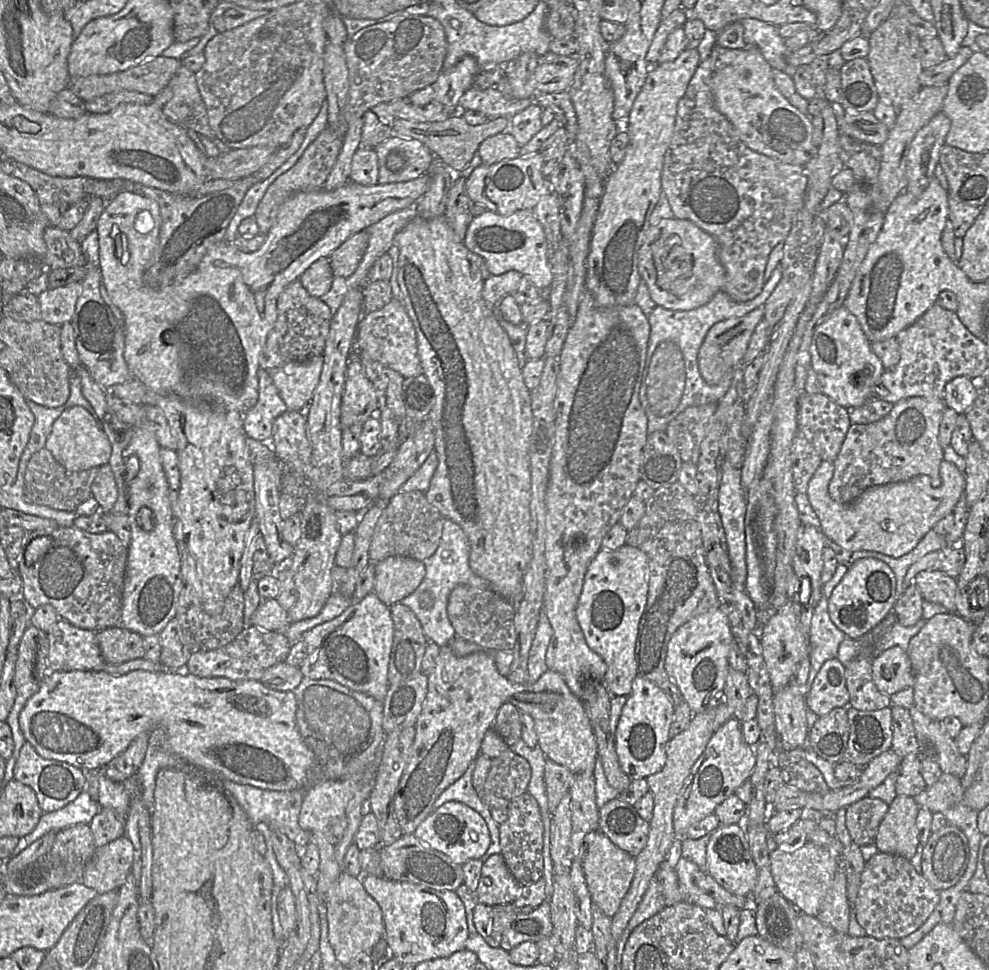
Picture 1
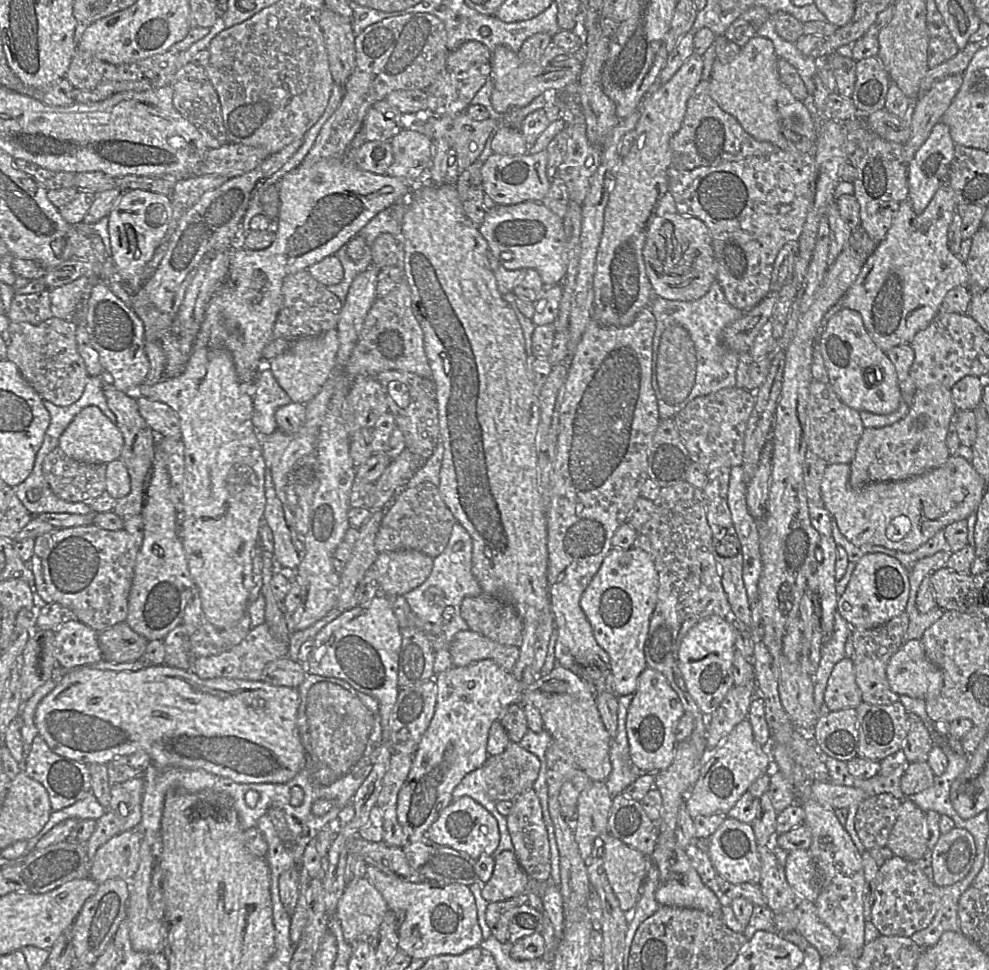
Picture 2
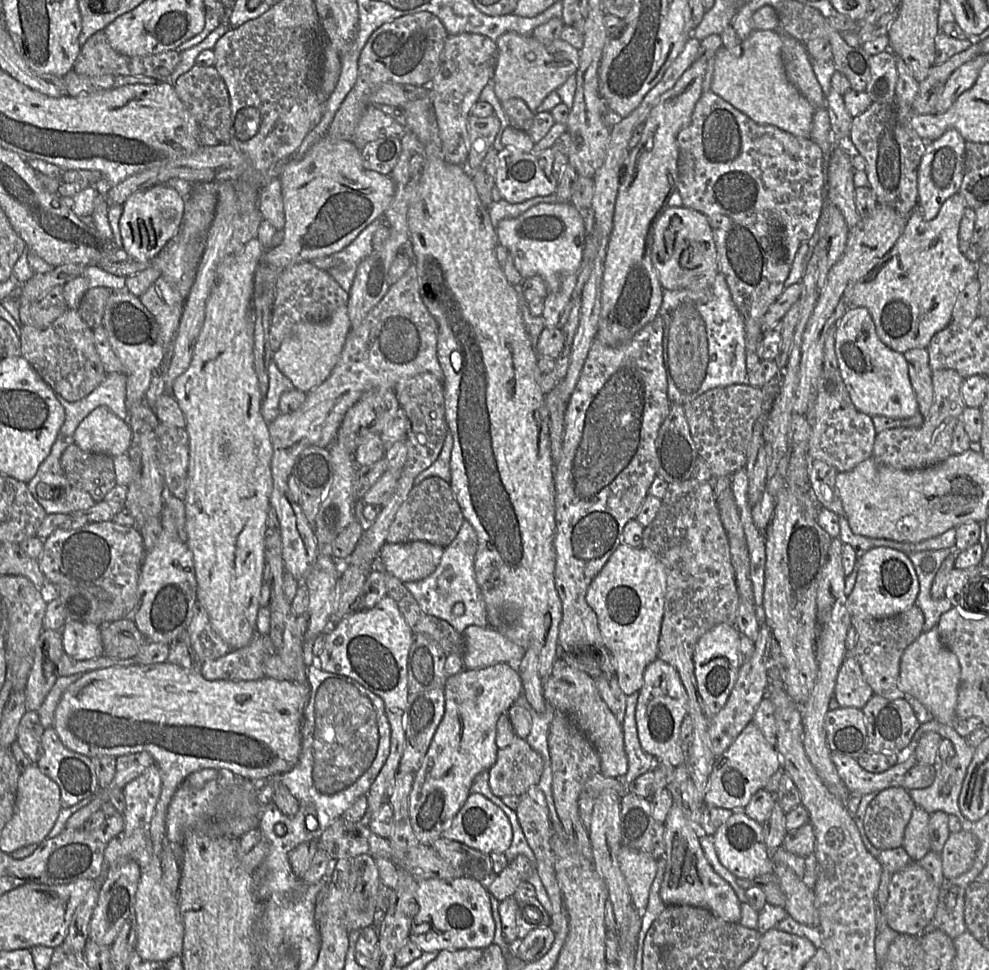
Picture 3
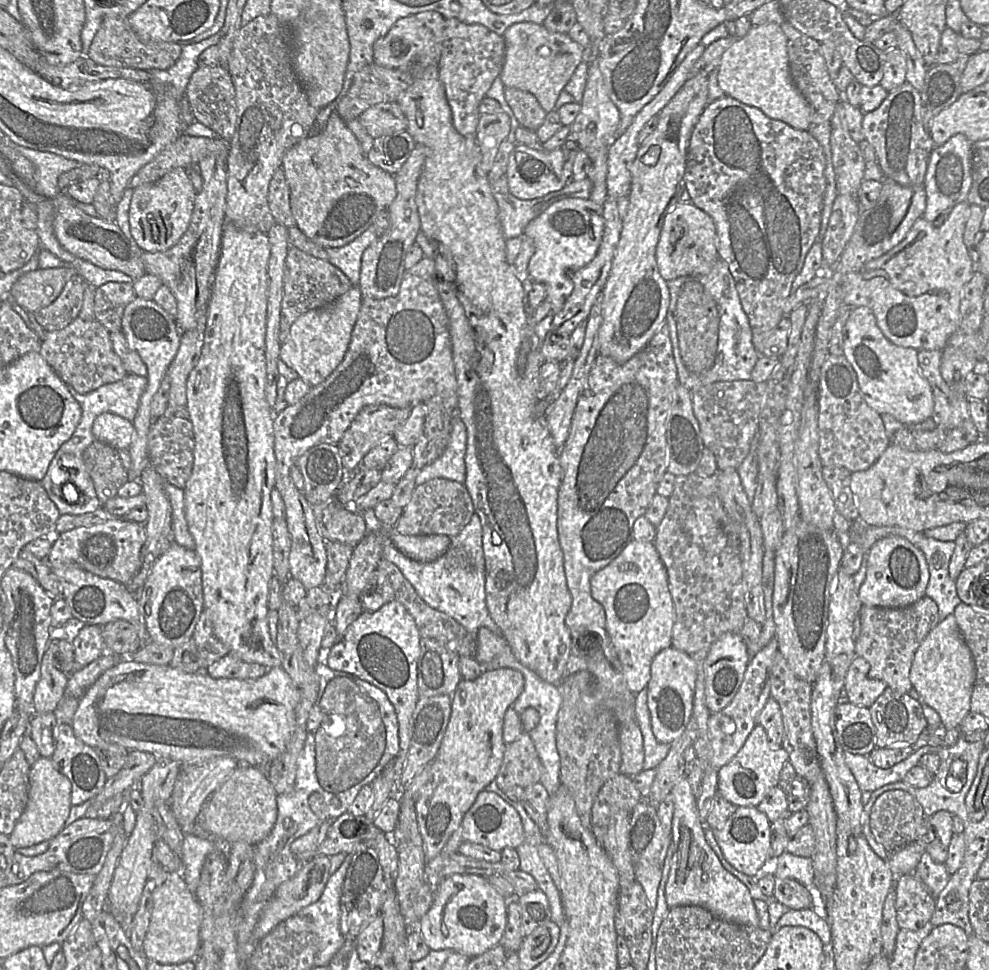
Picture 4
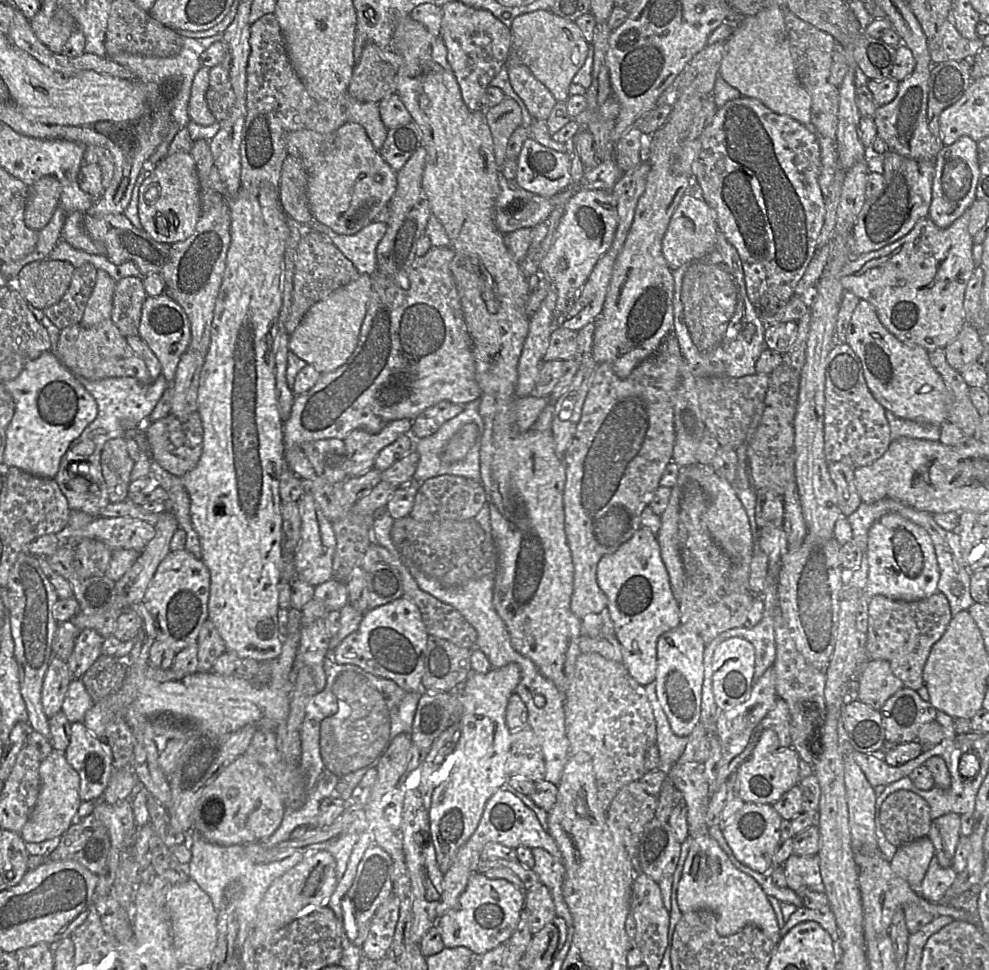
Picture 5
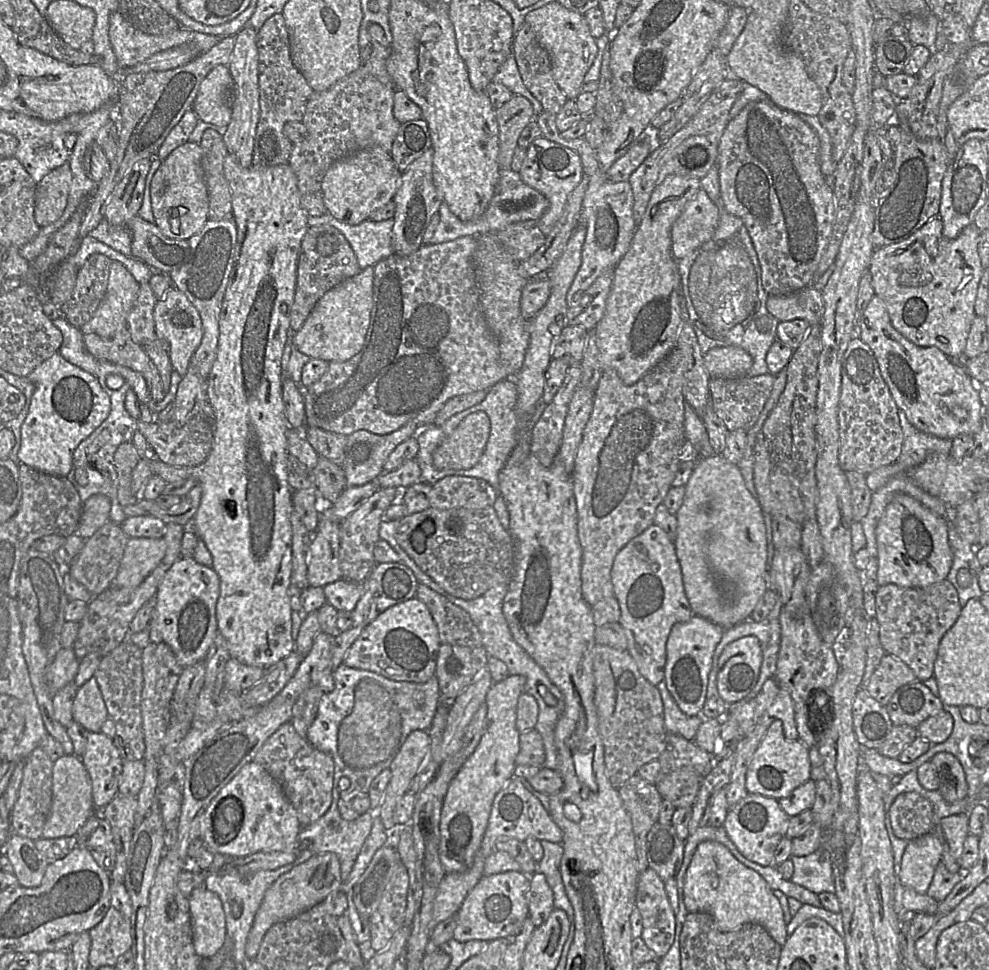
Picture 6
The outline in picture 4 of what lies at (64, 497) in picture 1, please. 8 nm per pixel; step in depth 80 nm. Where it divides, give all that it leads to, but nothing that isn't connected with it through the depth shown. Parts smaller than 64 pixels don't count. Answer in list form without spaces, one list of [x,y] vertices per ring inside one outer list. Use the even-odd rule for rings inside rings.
[[[89,421],[86,431],[77,437],[71,437],[71,443],[77,443],[86,470],[91,477],[98,499],[105,503],[117,496],[119,488],[130,480],[129,470],[125,469],[119,457],[119,450],[98,442],[92,433]]]

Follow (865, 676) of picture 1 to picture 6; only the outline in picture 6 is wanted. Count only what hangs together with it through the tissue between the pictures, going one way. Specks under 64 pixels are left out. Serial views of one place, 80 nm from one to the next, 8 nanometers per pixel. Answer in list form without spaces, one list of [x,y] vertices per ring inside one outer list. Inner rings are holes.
[[[946,579],[922,588],[905,588],[896,584],[883,585],[875,593],[874,619],[878,624],[880,644],[886,654],[903,661],[913,671],[916,680],[925,681],[933,676],[940,640],[955,623],[961,609],[958,591]]]

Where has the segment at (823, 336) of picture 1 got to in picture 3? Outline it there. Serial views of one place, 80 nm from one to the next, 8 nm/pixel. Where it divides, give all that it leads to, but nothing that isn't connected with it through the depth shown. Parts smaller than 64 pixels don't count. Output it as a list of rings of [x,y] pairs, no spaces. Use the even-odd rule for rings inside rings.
[[[849,307],[840,318],[835,335],[838,369],[854,406],[870,416],[911,418],[919,412],[908,364],[903,353],[886,346],[879,338],[873,319],[864,307]]]

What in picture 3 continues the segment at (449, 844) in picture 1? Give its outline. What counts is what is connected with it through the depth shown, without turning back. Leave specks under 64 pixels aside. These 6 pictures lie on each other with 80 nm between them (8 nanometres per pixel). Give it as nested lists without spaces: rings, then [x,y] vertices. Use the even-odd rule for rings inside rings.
[[[471,793],[442,832],[442,838],[463,843],[483,854],[504,853],[513,840],[513,828],[504,810],[480,793]]]

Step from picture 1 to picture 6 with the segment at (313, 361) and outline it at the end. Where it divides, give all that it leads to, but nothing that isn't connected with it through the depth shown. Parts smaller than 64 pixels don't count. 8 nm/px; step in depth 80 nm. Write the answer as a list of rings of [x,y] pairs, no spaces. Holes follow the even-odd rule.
[[[375,266],[361,270],[326,292],[293,337],[294,349],[329,363],[343,362],[355,356],[363,347],[373,304]]]

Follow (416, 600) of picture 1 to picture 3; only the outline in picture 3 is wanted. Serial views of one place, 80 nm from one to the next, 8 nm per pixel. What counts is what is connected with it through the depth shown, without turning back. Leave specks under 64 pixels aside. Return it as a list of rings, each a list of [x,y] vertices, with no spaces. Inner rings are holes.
[[[465,520],[455,539],[444,549],[433,573],[422,580],[404,583],[424,613],[447,621],[462,634],[471,625],[491,627],[486,604],[475,576],[474,561],[477,545],[475,529]]]

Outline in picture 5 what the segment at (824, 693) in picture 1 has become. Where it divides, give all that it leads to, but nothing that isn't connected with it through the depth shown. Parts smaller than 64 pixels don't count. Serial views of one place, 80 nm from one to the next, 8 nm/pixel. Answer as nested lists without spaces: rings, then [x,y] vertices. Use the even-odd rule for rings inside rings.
[[[868,658],[856,681],[856,698],[876,710],[904,687],[903,682],[893,674],[889,662],[879,659]]]

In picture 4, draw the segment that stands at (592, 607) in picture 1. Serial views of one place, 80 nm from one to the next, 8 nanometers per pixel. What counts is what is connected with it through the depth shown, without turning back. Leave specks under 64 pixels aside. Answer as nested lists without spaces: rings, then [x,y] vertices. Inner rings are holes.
[[[633,540],[591,579],[591,595],[605,610],[605,628],[621,662],[630,692],[645,689],[654,657],[670,647],[675,609],[663,562],[653,542]]]

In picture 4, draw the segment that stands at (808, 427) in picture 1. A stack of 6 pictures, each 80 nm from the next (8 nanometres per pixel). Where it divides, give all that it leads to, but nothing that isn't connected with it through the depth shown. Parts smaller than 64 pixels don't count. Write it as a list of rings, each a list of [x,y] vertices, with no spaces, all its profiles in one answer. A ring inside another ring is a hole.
[[[828,355],[818,384],[819,455],[824,465],[858,472],[872,466],[891,445],[882,415],[864,400],[855,370],[844,355]]]

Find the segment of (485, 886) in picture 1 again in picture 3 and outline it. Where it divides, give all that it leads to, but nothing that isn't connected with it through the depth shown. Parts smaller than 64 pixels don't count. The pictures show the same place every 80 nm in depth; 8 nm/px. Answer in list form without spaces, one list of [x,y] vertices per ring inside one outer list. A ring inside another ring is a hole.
[[[516,856],[487,886],[489,893],[498,901],[513,897],[518,885],[528,881],[533,867],[535,866],[525,856]]]

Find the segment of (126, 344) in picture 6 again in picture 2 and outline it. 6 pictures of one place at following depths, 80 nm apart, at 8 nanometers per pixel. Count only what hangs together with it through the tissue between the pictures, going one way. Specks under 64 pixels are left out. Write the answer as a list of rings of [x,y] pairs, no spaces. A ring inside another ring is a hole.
[[[52,317],[39,324],[11,321],[3,337],[7,342],[7,356],[18,367],[27,383],[47,402],[70,405],[83,394],[88,370],[80,356],[76,339],[77,322]]]

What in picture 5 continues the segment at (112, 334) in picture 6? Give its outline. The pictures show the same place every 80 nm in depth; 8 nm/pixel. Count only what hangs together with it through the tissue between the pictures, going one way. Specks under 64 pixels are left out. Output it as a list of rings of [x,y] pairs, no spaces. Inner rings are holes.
[[[98,270],[97,280],[81,321],[84,327],[91,328],[110,320],[116,282],[107,272]]]

